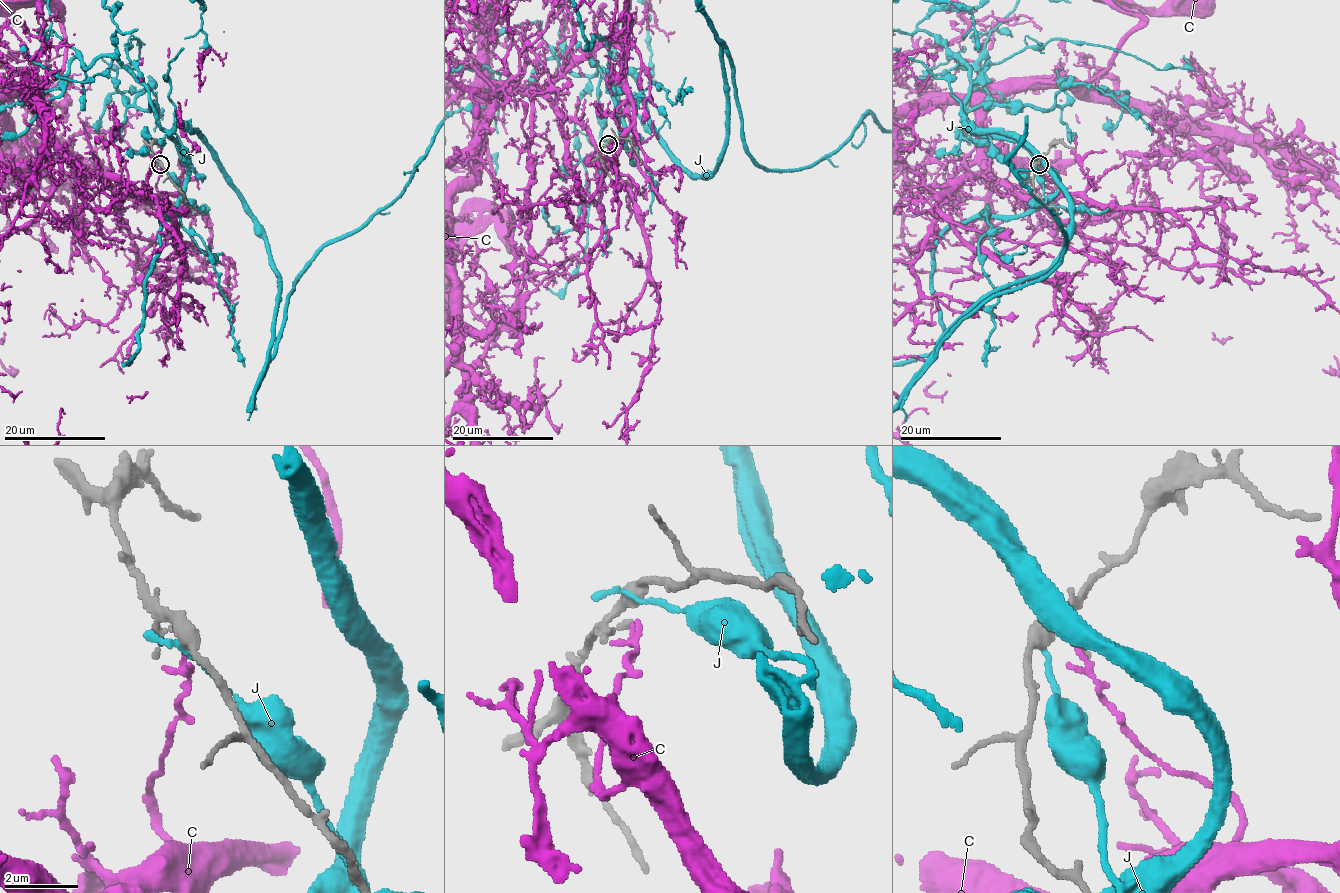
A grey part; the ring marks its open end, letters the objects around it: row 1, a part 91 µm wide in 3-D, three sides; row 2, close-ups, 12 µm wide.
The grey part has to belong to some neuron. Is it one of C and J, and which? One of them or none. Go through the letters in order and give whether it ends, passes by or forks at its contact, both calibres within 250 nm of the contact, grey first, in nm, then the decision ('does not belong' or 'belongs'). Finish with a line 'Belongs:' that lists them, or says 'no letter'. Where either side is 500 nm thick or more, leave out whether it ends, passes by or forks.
C: it forks | 150/70 nm | belongs
J: it ends | 380/190 nm | does not belong
Belongs: C

